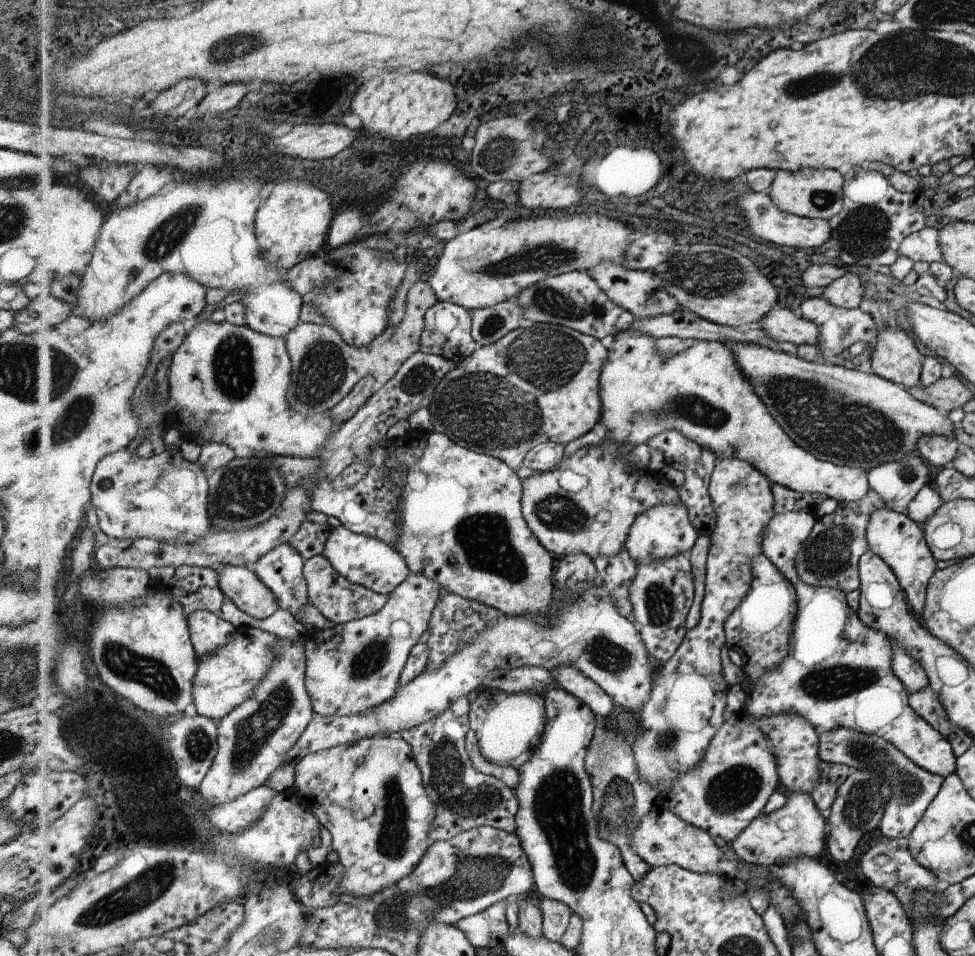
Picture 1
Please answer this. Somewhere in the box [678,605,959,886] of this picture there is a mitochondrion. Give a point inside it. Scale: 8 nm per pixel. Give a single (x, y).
(730, 791)

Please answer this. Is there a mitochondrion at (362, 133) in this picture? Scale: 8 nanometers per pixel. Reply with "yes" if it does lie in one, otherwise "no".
no

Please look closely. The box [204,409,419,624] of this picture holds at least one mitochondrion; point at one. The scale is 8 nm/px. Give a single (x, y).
(243, 493)

